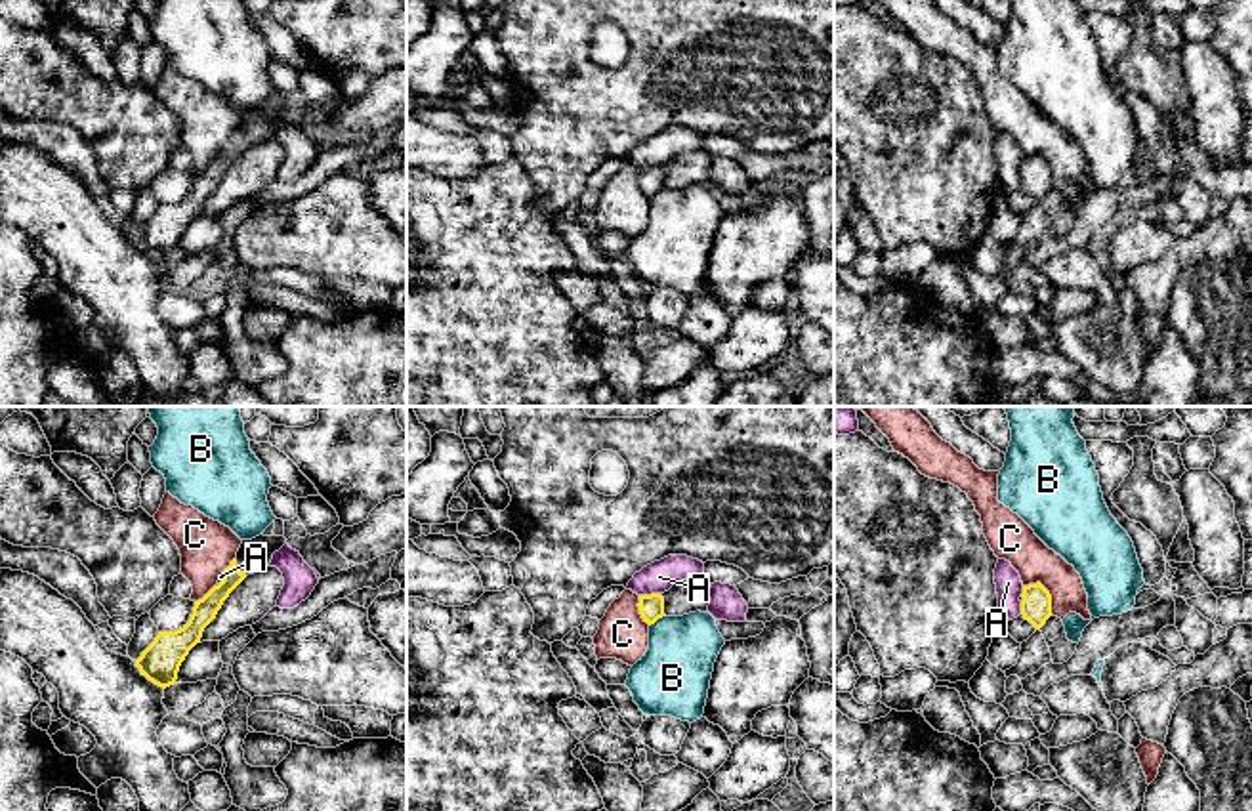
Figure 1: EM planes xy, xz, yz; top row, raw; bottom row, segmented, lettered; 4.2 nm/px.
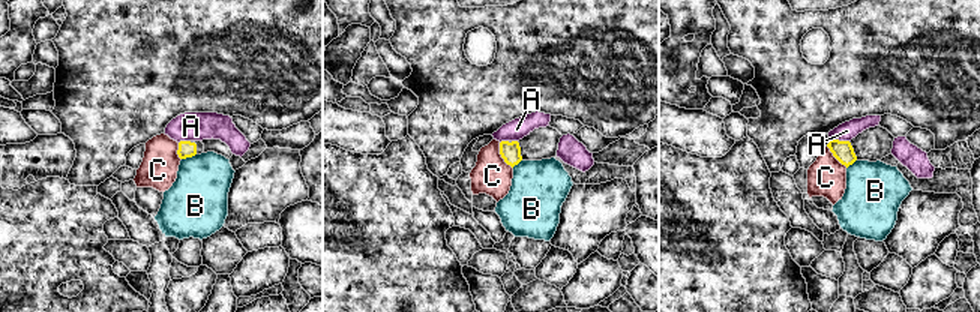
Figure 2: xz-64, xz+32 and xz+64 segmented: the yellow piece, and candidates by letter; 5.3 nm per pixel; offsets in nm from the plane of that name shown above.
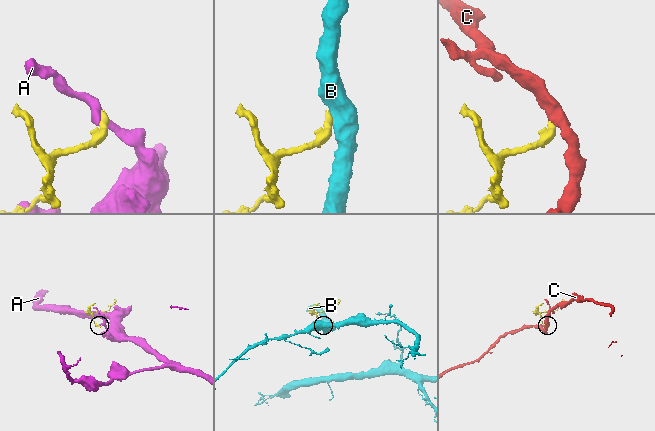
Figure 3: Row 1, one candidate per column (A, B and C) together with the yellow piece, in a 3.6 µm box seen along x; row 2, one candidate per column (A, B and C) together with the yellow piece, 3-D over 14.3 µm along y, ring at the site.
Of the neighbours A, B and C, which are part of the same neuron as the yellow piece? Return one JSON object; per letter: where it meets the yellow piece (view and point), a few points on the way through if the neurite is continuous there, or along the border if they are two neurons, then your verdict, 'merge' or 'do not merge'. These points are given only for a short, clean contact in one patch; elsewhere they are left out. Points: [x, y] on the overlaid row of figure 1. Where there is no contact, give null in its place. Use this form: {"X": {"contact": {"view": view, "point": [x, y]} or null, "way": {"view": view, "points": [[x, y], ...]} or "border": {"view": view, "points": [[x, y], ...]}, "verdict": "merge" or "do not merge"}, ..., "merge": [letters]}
{"A": {"contact": {"view": "xz", "point": [651, 594]}, "verdict": "do not merge"}, "B": {"contact": {"view": "xz", "point": [657, 619]}, "border": {"view": "xz", "points": [[665, 615], [649, 626]]}, "verdict": "do not merge"}, "C": {"contact": {"view": "yz", "point": [1046, 590]}, "border": {"view": "yz", "points": [[1023, 584], [1039, 582], [1050, 596], [1052, 613]]}, "verdict": "do not merge"}, "merge": []}

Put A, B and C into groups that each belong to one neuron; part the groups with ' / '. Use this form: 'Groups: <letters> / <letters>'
Groups: A / B / C

